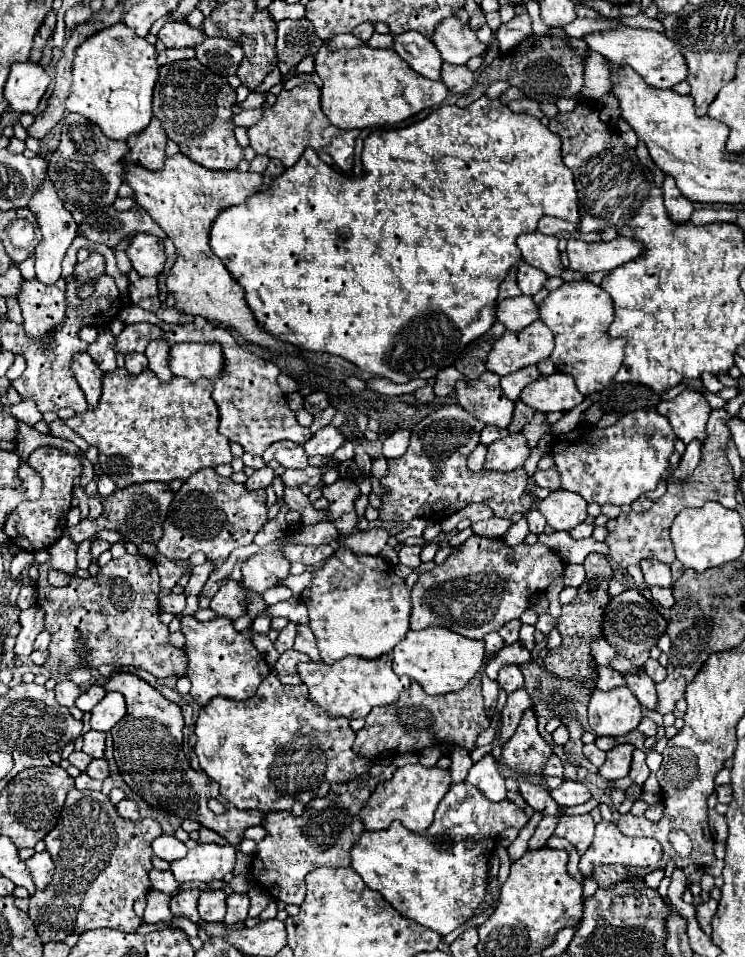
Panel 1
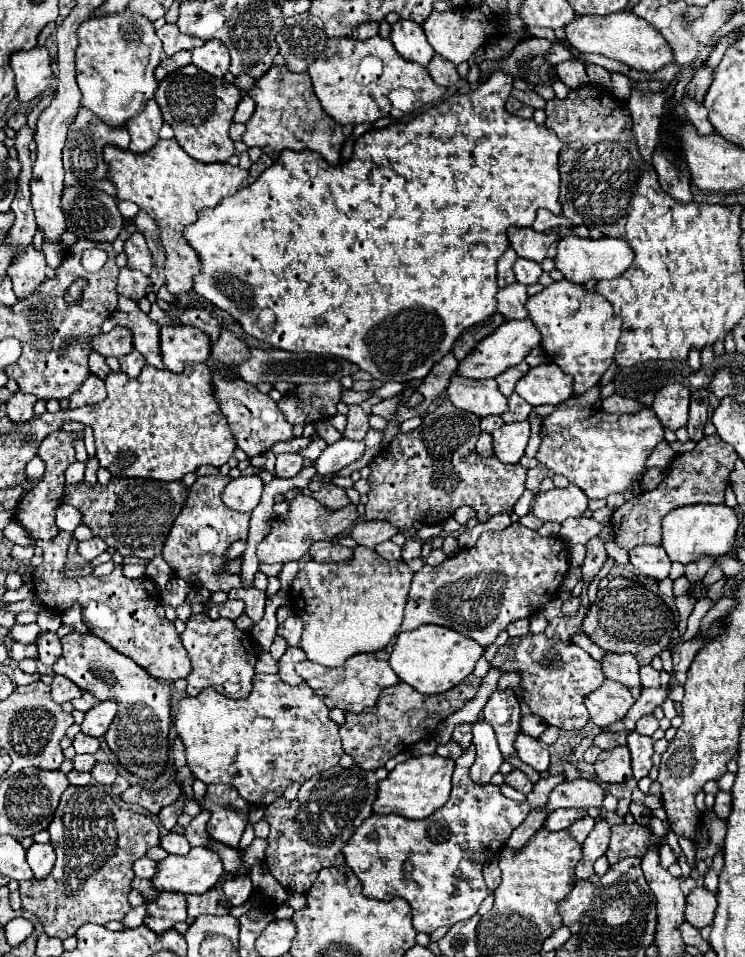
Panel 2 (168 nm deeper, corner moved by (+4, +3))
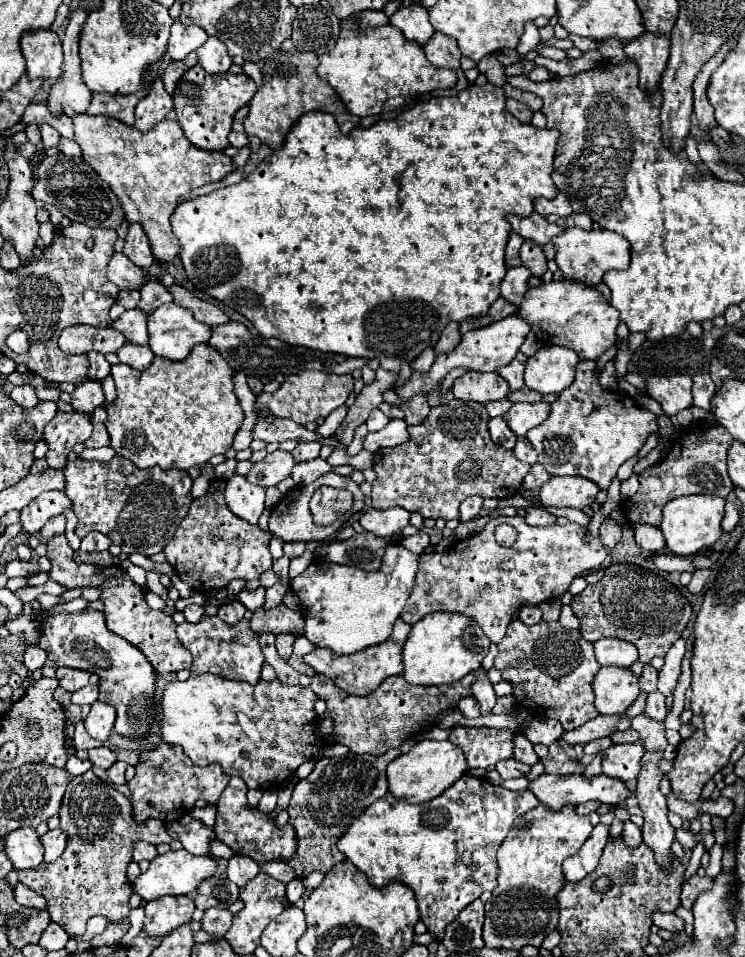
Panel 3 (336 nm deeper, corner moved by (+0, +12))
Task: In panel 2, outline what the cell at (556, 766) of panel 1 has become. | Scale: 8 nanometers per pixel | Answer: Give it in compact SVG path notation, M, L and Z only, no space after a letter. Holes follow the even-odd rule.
M519 733L517 741L515 741L515 749L517 755L523 763L531 765L535 771L547 771L549 769L549 751L537 741L531 739L525 733Z

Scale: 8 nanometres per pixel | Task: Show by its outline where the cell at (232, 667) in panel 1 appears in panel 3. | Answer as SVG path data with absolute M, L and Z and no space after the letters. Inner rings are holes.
M203 616L199 622L183 622L177 626L177 636L183 646L193 654L191 676L199 674L215 674L223 678L231 678L237 682L257 684L263 666L263 652L259 648L259 634L249 628L249 620L241 620L233 626L223 622L219 616Z

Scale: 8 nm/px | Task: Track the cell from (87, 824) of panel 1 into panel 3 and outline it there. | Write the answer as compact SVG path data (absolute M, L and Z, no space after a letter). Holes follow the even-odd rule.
M91 770L69 782L59 818L59 828L67 834L65 852L53 864L19 870L19 880L47 900L51 920L63 926L69 936L81 936L83 924L95 914L103 914L111 922L129 914L129 896L133 888L127 880L127 866L133 860L135 842L167 843L172 850L183 848L178 839L167 834L161 820L149 818L145 822L137 822L131 800L111 784L101 782Z

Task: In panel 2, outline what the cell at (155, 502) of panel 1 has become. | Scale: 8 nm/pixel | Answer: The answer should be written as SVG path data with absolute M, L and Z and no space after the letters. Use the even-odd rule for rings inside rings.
M113 479L107 485L87 485L85 481L65 485L65 499L77 507L83 515L93 537L101 537L117 553L141 559L153 559L161 555L163 543L173 527L173 521L181 513L187 501L187 487L181 481L153 481L153 479Z

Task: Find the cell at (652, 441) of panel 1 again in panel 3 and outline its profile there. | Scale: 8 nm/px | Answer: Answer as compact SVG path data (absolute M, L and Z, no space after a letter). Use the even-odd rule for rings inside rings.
M579 362L575 382L563 390L563 394L551 404L551 414L547 420L543 420L539 426L527 432L527 440L539 454L539 462L545 466L545 470L553 476L583 476L591 482L595 482L601 490L607 490L613 478L617 476L617 470L623 462L633 458L647 438L651 434L657 434L657 416L645 408L641 408L635 398L625 396L623 392L605 392L597 378L595 378L595 362Z

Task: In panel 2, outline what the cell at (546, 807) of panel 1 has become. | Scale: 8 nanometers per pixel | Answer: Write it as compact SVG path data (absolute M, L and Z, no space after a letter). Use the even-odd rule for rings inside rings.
M513 769L511 773L503 775L503 779L505 779L507 785L511 785L513 789L517 789L517 791L521 791L521 793L525 793L525 795L531 791L529 777L527 777L523 771L519 771L519 769Z

